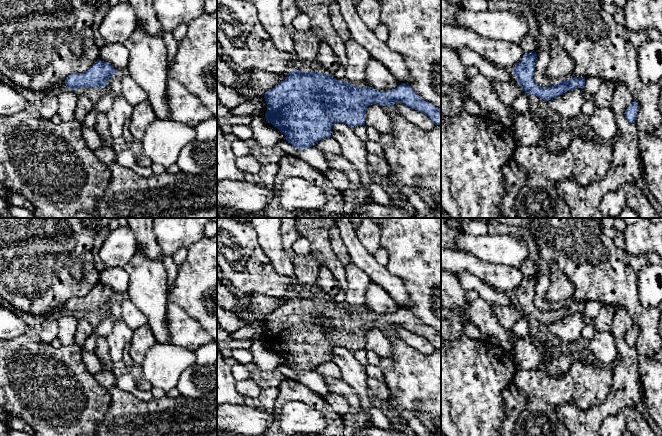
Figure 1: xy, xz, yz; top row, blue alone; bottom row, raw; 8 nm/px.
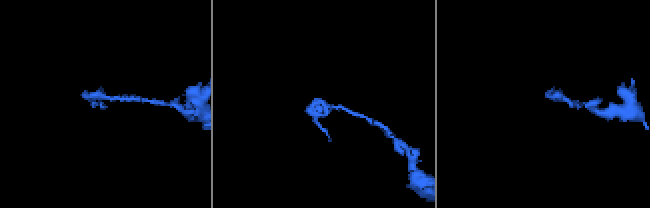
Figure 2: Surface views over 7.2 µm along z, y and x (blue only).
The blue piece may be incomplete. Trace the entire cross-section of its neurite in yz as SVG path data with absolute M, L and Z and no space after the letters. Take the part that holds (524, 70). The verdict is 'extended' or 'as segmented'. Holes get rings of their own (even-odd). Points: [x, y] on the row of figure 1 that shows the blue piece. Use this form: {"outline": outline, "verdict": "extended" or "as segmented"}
{"outline": "M524 54L519 63L512 69L513 74L517 78L517 83L521 86L522 90L529 95L536 95L540 99L549 101L556 98L563 93L573 90L575 88L584 89L584 77L572 77L568 81L562 80L558 84L550 87L541 87L534 81L533 75L535 70L537 54Z", "verdict": "as segmented"}

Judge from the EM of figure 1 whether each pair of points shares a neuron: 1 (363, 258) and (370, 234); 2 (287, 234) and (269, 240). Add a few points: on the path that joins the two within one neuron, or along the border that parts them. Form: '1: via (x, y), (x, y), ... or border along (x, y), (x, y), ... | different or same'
1: border along (355, 230), (359, 241), (373, 255) | different
2: border along (280, 228), (281, 244), (290, 258) | different

